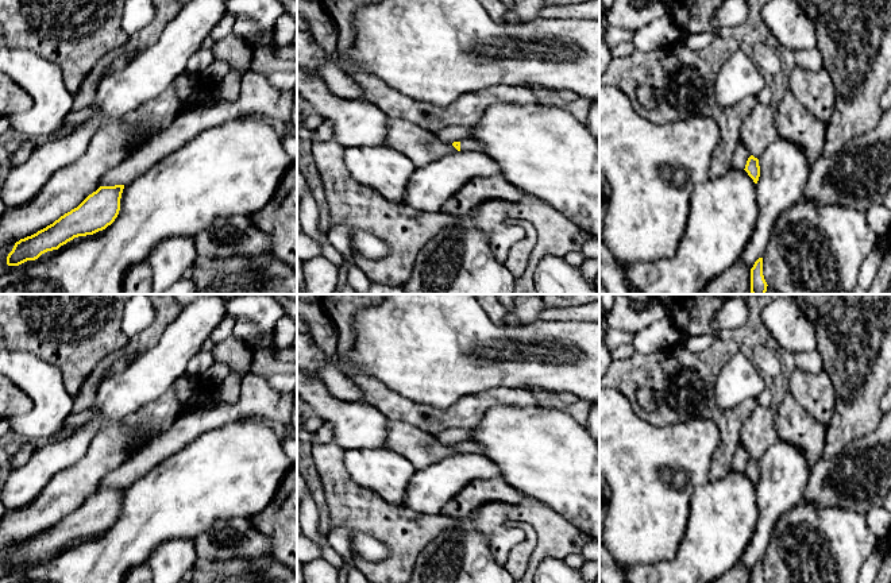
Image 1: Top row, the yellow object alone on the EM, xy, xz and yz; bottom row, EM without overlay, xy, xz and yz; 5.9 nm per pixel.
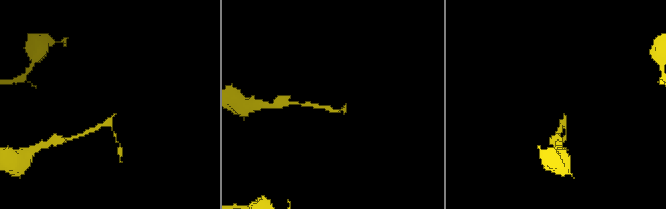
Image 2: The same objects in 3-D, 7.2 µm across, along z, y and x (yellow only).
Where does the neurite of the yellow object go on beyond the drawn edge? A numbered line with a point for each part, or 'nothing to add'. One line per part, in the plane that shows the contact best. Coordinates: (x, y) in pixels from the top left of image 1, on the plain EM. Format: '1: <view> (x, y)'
1: xz (466, 447)

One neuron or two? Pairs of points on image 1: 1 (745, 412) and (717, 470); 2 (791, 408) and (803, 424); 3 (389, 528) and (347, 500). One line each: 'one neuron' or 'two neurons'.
1: one neuron
2: one neuron
3: one neuron

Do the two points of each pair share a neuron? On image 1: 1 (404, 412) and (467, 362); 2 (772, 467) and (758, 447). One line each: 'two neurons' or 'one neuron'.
1: two neurons
2: two neurons

